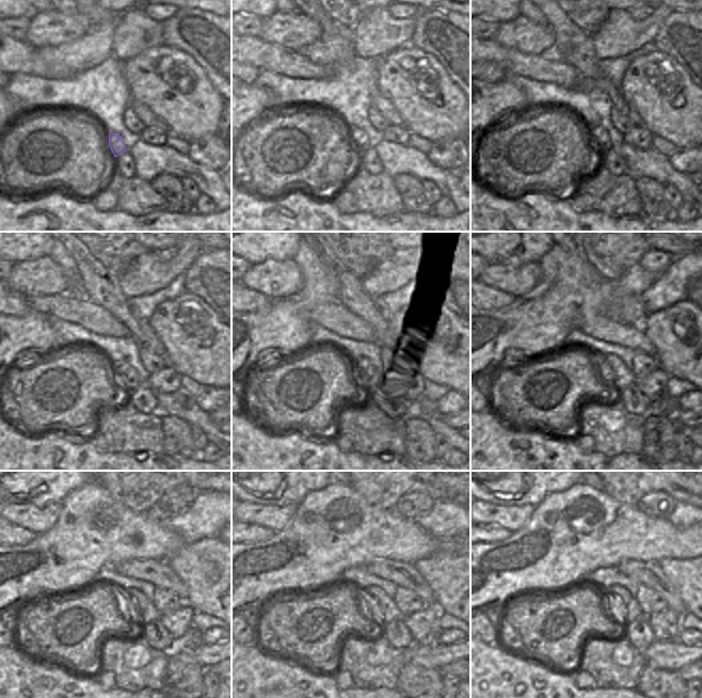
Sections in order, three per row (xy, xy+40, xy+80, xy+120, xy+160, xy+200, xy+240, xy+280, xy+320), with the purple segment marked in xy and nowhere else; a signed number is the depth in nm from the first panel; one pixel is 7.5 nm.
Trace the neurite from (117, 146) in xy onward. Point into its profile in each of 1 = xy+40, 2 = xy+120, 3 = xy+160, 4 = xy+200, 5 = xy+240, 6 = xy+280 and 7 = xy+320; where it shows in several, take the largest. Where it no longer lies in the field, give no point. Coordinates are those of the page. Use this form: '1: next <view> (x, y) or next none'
1: next xy+40 (359, 138)
2: next xy+120 (126, 375)
3: next xy+160 (376, 378)
4: next xy+200 (620, 376)
5: next xy+240 (147, 613)
6: next xy+280 (386, 607)
7: next xy+320 (629, 608)

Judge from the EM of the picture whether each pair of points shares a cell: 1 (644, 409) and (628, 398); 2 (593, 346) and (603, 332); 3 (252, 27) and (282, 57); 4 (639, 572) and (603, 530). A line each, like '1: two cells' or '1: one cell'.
1: one cell
2: two cells
3: two cells
4: two cells

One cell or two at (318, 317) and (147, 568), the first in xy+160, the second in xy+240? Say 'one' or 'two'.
one

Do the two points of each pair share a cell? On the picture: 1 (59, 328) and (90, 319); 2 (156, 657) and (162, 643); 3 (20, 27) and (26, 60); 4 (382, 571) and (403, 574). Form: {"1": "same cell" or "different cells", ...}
{"1": "different cells", "2": "different cells", "3": "different cells", "4": "same cell"}

